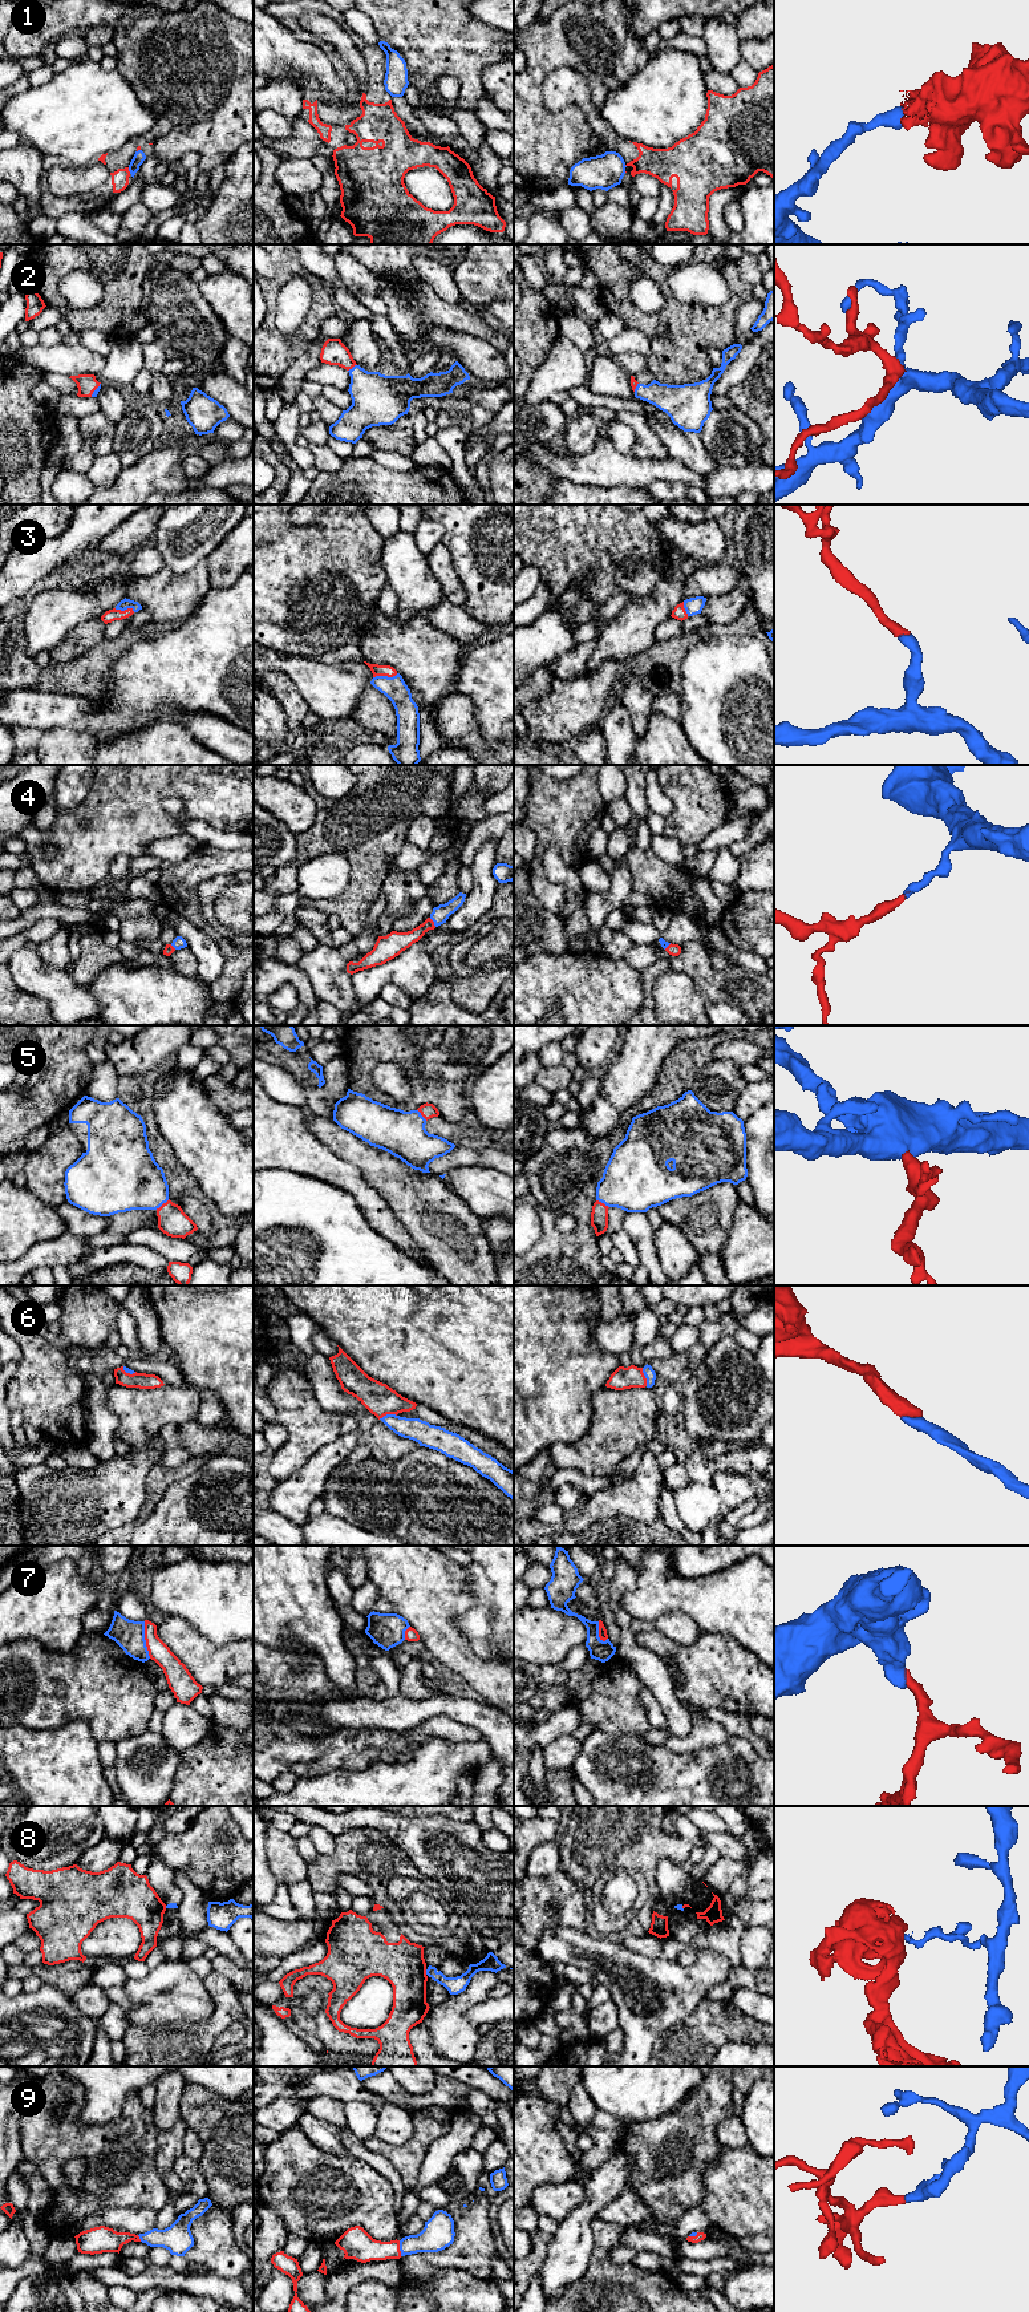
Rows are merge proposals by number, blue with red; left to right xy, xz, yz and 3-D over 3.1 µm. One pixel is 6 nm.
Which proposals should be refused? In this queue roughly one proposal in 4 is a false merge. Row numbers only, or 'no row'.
1, 7, 8

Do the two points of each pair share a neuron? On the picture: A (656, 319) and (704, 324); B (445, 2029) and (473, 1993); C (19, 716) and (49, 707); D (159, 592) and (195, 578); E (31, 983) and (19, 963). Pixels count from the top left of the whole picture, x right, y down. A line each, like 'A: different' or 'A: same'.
A: same
B: same
C: same
D: same
E: same

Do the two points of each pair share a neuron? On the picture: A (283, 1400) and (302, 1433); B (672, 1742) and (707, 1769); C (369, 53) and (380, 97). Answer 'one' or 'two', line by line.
A: one
B: two
C: one

